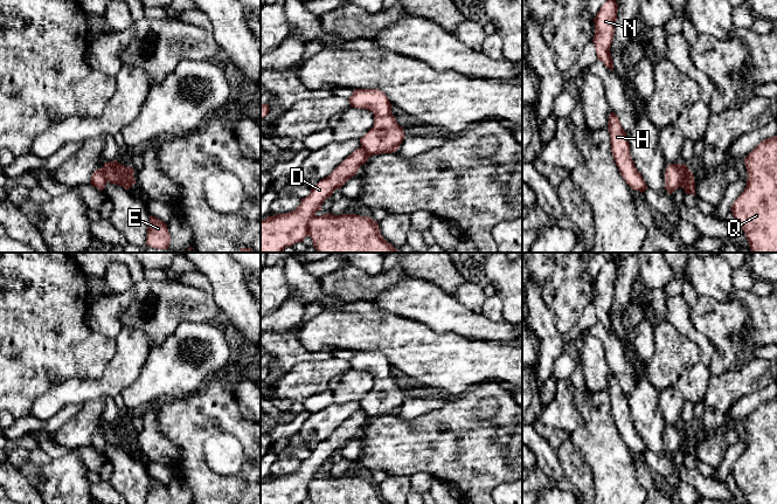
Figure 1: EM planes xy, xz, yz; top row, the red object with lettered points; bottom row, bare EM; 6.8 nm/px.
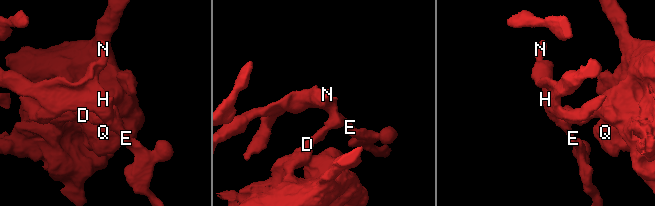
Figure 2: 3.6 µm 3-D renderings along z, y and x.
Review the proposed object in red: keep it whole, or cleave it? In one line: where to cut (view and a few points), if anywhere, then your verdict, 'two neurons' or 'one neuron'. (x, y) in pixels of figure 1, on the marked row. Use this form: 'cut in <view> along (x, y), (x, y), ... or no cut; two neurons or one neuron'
cut in yz along (686, 166), (680, 186); two neurons

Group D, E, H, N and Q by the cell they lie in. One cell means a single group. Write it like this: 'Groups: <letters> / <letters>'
Groups: D Q / E H N

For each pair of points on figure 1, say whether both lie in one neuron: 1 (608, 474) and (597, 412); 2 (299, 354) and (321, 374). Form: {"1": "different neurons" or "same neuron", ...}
{"1": "same neuron", "2": "different neurons"}

